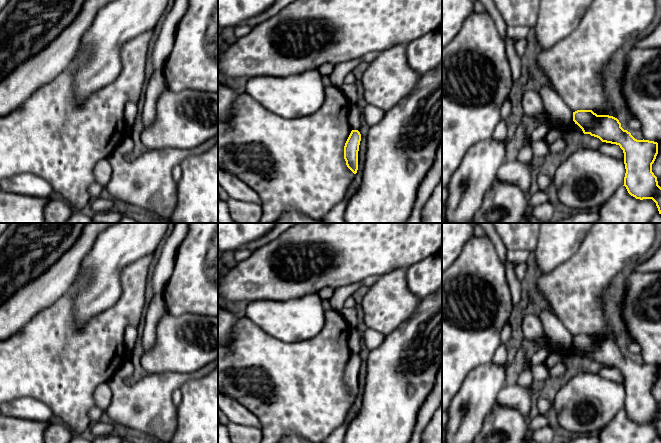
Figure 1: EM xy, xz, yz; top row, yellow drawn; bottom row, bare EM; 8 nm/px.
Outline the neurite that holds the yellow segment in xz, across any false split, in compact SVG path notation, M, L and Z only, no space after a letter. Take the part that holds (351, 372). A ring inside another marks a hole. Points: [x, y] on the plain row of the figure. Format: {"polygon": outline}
{"polygon": "M352 354L344 370L344 383L347 391L354 397L358 394L358 375L361 358L358 354Z"}

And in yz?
{"polygon": "M592 334L573 336L573 345L584 358L620 370L624 377L626 393L623 410L636 423L652 423L661 438L661 411L652 396L652 388L658 378L658 367L644 363L637 364L621 351L617 342L597 339Z"}

